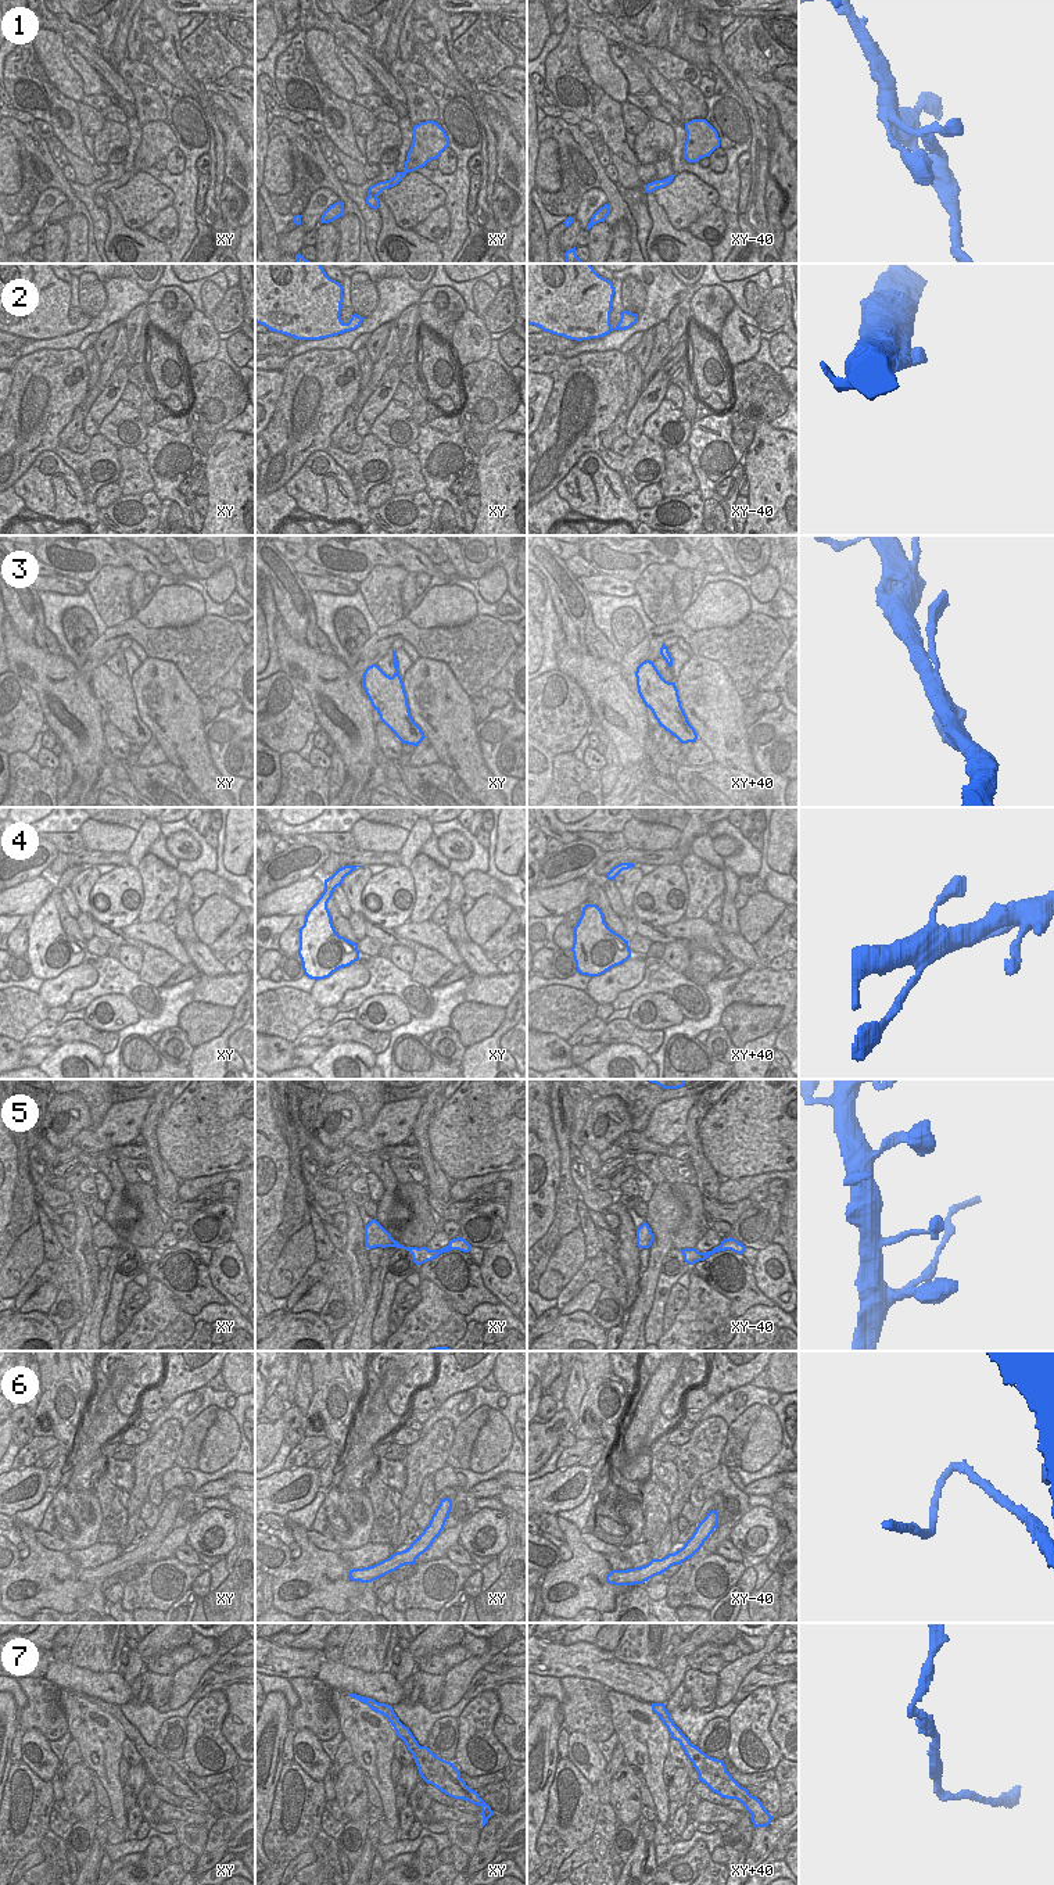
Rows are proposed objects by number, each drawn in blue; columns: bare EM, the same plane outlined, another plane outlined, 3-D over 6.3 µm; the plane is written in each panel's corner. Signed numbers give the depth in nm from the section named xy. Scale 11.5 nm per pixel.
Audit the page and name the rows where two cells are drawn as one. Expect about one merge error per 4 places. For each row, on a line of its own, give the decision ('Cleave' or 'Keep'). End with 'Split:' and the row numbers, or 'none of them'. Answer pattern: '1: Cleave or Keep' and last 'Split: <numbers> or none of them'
1: Keep
2: Keep
3: Keep
4: Keep
5: Keep
6: Keep
7: Keep
Split: none of them.

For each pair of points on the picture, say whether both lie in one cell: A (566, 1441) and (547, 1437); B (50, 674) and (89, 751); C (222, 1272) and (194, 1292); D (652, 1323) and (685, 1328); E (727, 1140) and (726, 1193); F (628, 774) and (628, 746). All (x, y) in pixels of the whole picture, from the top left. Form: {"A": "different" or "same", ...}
{"A": "different", "B": "same", "C": "different", "D": "different", "E": "different", "F": "different"}

